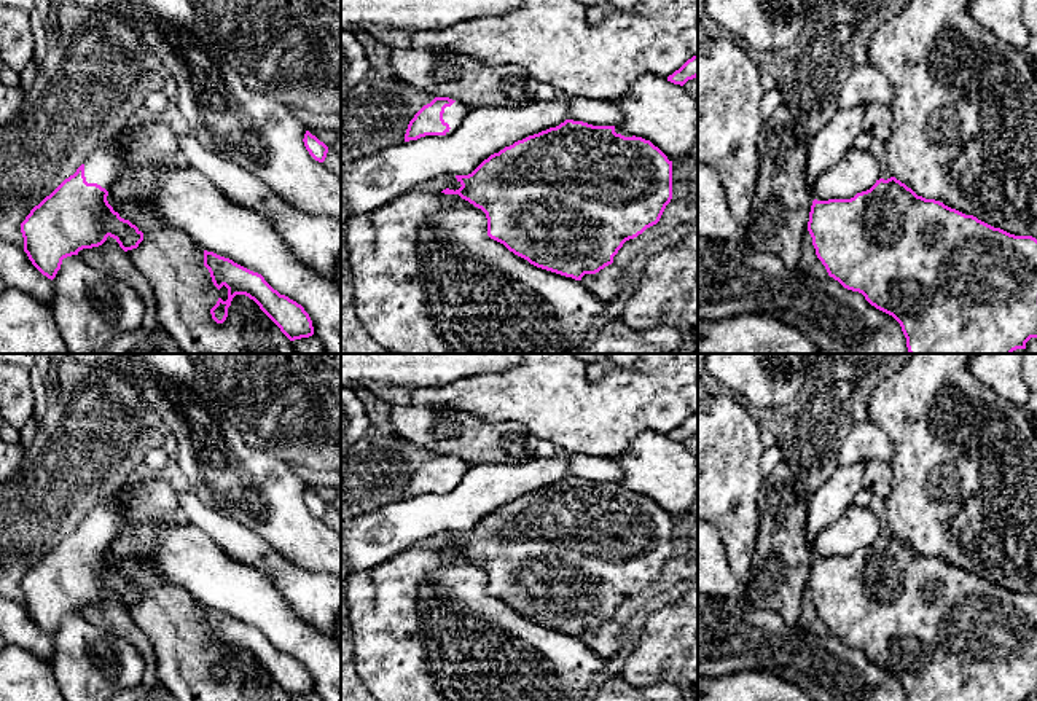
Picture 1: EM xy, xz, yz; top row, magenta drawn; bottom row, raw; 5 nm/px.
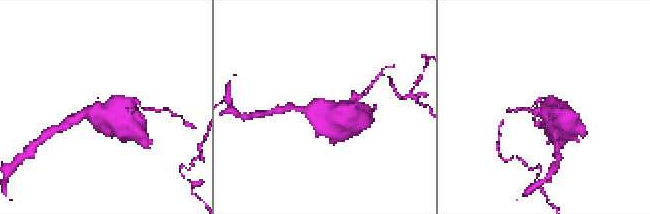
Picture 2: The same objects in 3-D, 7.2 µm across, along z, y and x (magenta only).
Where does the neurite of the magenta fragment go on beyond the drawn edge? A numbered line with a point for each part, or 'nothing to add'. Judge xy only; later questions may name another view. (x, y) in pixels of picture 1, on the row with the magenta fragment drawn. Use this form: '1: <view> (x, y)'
1: xy (105, 161)

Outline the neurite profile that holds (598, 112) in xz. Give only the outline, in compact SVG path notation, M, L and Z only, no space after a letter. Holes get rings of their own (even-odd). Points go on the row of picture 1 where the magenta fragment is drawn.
M573 97L569 104L569 119L616 127L623 113L613 100Z

